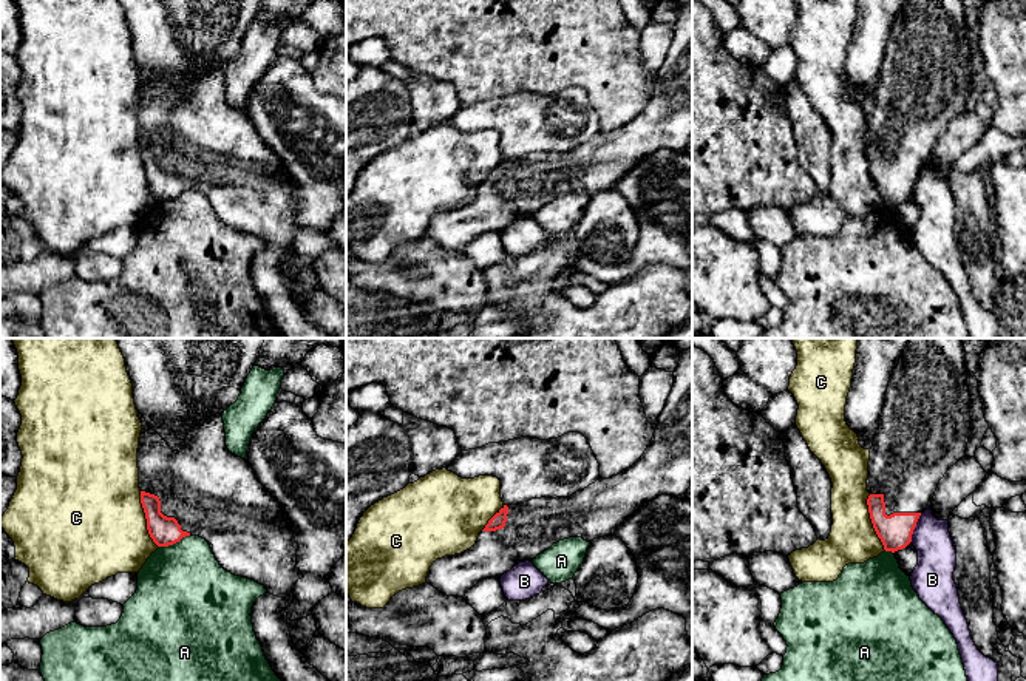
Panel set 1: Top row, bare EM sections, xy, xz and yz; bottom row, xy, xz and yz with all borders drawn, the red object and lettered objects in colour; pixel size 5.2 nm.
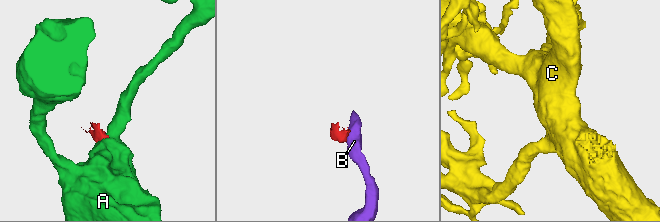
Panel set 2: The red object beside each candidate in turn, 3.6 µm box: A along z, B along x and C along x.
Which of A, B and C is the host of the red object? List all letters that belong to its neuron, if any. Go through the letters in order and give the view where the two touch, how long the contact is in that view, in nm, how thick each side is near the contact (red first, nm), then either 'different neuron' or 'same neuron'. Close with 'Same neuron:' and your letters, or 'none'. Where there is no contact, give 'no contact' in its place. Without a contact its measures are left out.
A: xy | 170 nm | 150/460 nm | different neuron
B: yz | 160 nm | 180/200 nm | different neuron
C: yz | 300 nm | 180/240 nm | different neuron
Same neuron: none

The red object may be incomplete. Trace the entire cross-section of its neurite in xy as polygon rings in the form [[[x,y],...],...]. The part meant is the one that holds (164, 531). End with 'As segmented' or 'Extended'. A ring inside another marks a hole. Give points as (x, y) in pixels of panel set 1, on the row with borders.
[[[138,411],[142,423],[138,448],[141,503],[147,519],[147,530],[158,547],[168,547],[185,536],[206,539],[219,565],[235,576],[261,584],[267,593],[286,598],[295,582],[303,578],[297,568],[297,550],[294,531],[287,525],[284,513],[275,497],[258,482],[246,459],[232,454],[226,446],[223,415],[202,418],[185,437],[185,445],[173,451],[167,442],[153,431]]]. Extended

